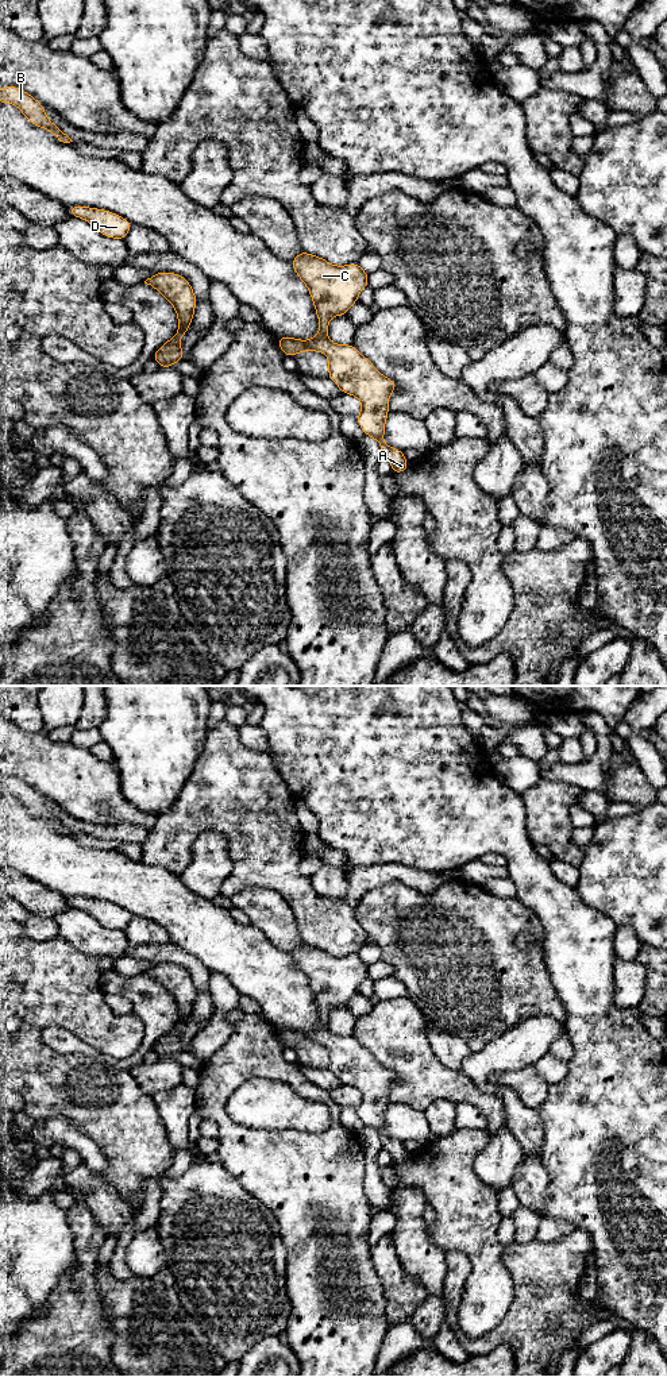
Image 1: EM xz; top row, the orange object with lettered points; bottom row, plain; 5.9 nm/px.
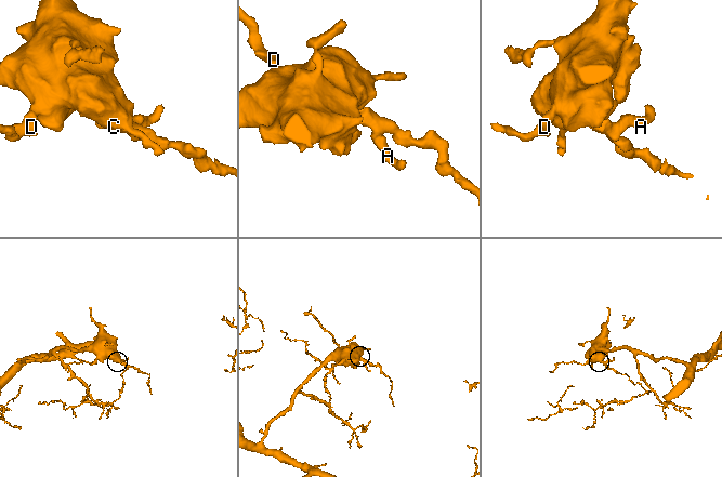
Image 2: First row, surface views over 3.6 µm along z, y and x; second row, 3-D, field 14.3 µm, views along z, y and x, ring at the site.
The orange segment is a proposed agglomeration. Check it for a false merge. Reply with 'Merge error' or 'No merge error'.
No merge error

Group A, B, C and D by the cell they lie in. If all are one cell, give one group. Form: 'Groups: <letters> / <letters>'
Groups: A B C D

